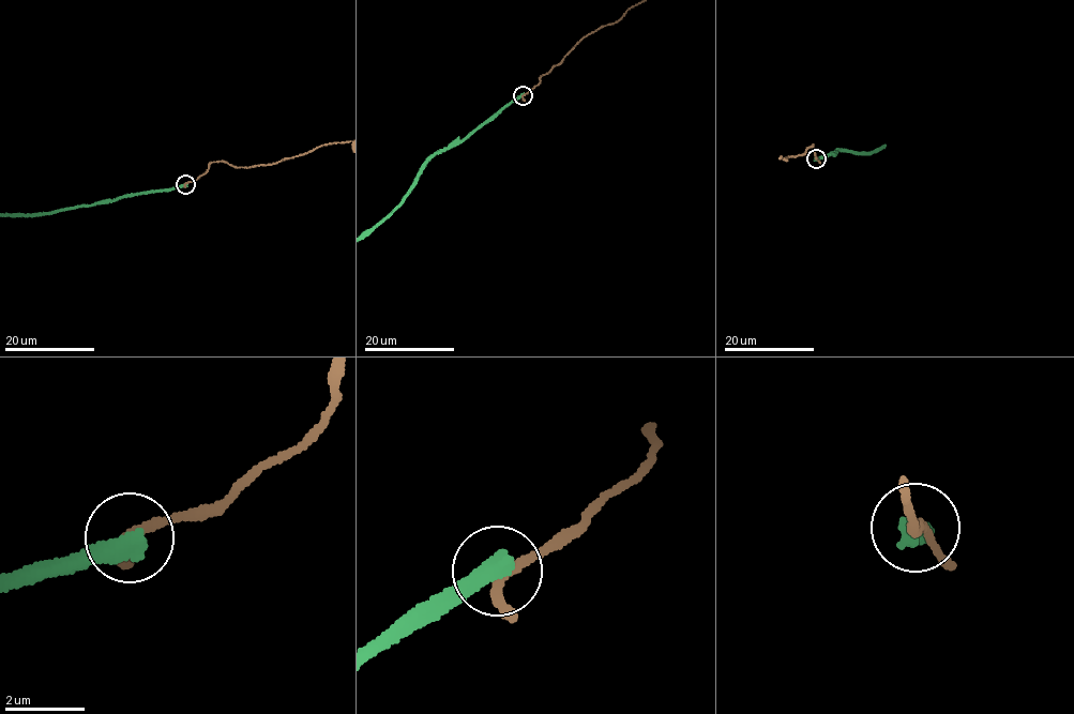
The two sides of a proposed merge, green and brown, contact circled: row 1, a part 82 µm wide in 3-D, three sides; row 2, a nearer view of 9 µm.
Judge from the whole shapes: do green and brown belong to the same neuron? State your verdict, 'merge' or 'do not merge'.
do not merge

